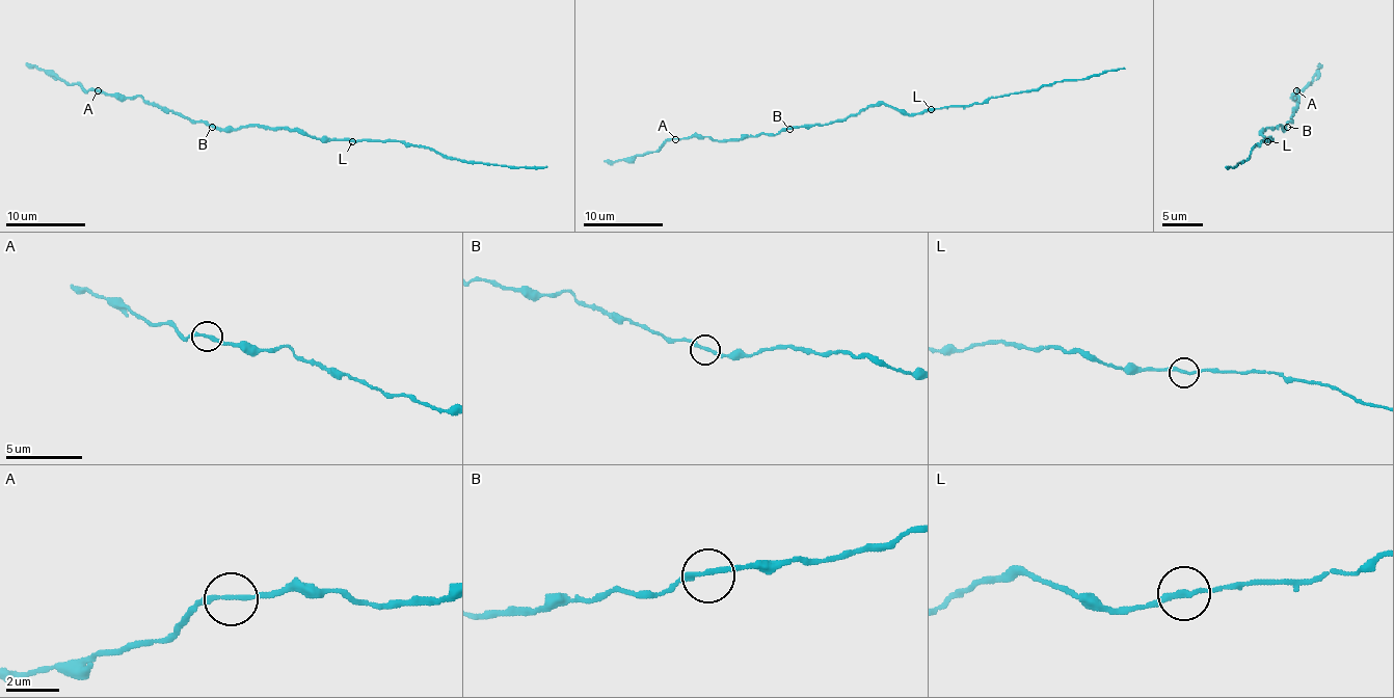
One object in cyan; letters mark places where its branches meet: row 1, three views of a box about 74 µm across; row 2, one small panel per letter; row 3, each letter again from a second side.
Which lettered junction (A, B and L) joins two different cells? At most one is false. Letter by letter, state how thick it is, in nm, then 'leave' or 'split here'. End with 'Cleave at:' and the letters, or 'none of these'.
A: 180 nm | leave
B: 200 nm | leave
L: 200 nm | leave
Cleave at: none of these

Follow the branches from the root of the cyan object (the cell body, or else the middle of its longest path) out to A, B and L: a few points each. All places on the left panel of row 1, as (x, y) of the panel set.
A: (279, 129), (258, 125), (216, 129), (148, 104), (139, 97), (111, 97), (98, 90)
B: (279, 129), (258, 125), (238, 129), (212, 127)
L: (279, 129), (290, 129), (314, 138), (352, 140)

